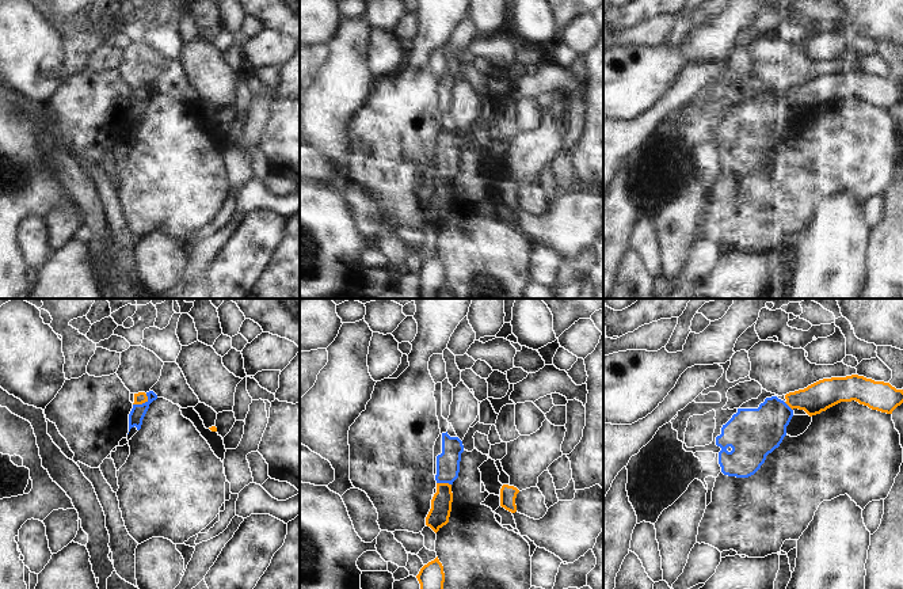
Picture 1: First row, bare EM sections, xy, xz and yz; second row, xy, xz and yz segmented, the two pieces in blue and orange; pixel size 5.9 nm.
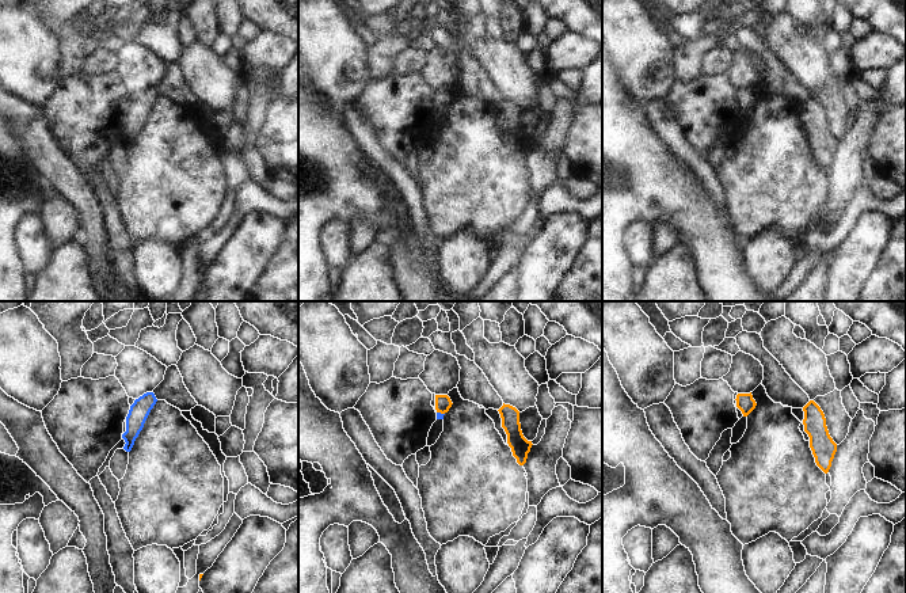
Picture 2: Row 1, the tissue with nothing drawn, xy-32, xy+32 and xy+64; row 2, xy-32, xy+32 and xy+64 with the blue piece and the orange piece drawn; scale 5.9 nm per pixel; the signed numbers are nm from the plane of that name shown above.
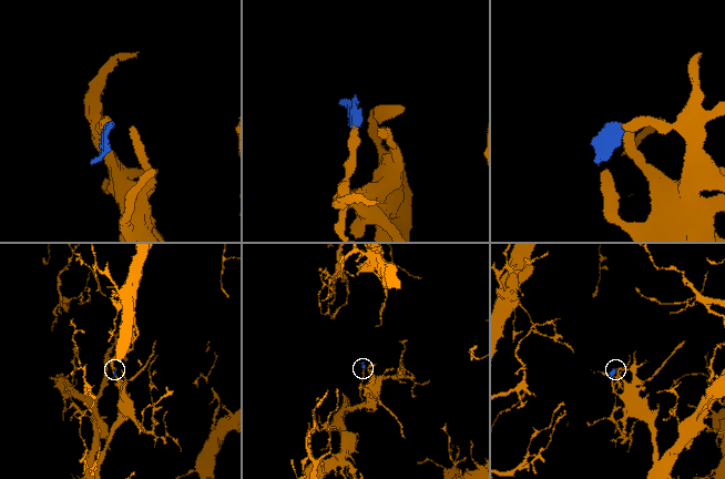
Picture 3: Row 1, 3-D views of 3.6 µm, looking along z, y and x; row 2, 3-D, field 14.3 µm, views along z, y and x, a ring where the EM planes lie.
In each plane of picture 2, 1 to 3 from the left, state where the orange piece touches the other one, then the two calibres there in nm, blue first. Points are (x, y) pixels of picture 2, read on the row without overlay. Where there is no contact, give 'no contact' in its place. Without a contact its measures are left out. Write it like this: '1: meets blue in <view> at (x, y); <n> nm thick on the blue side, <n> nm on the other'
1: no contact
2: meets blue in xy+32 at (440, 109); 40 nm thick on the blue side, 100 nm on the other
3: no contact

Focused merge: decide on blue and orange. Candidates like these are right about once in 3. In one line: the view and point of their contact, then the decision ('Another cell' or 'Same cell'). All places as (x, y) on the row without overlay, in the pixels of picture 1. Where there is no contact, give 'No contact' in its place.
Touches blue at xy (143, 99). Another cell

